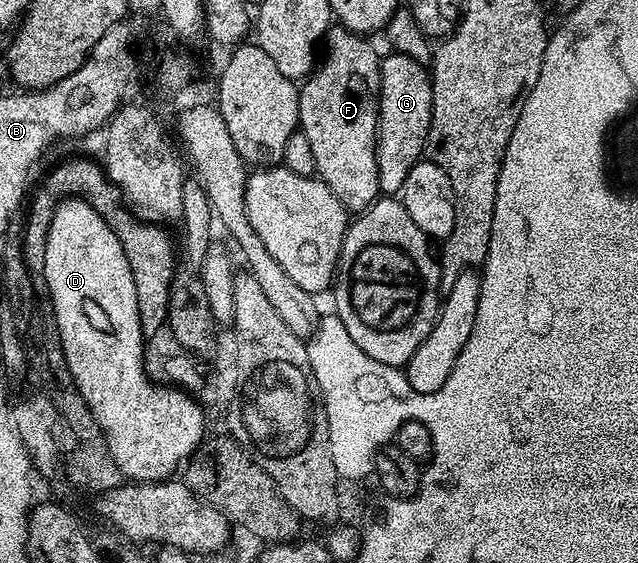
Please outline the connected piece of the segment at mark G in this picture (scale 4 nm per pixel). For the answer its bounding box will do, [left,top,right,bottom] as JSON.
[377,51,433,194]

